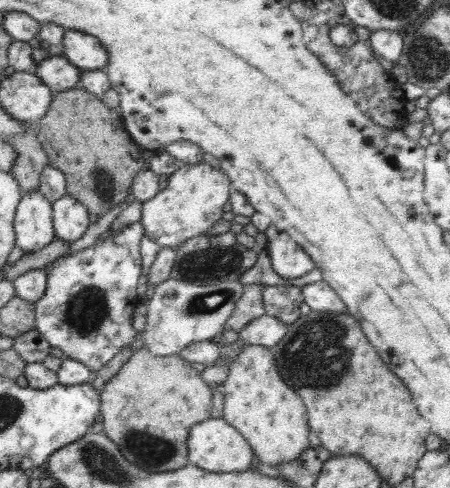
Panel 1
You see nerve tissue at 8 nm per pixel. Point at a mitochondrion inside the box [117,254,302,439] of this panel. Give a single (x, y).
(209, 301)

